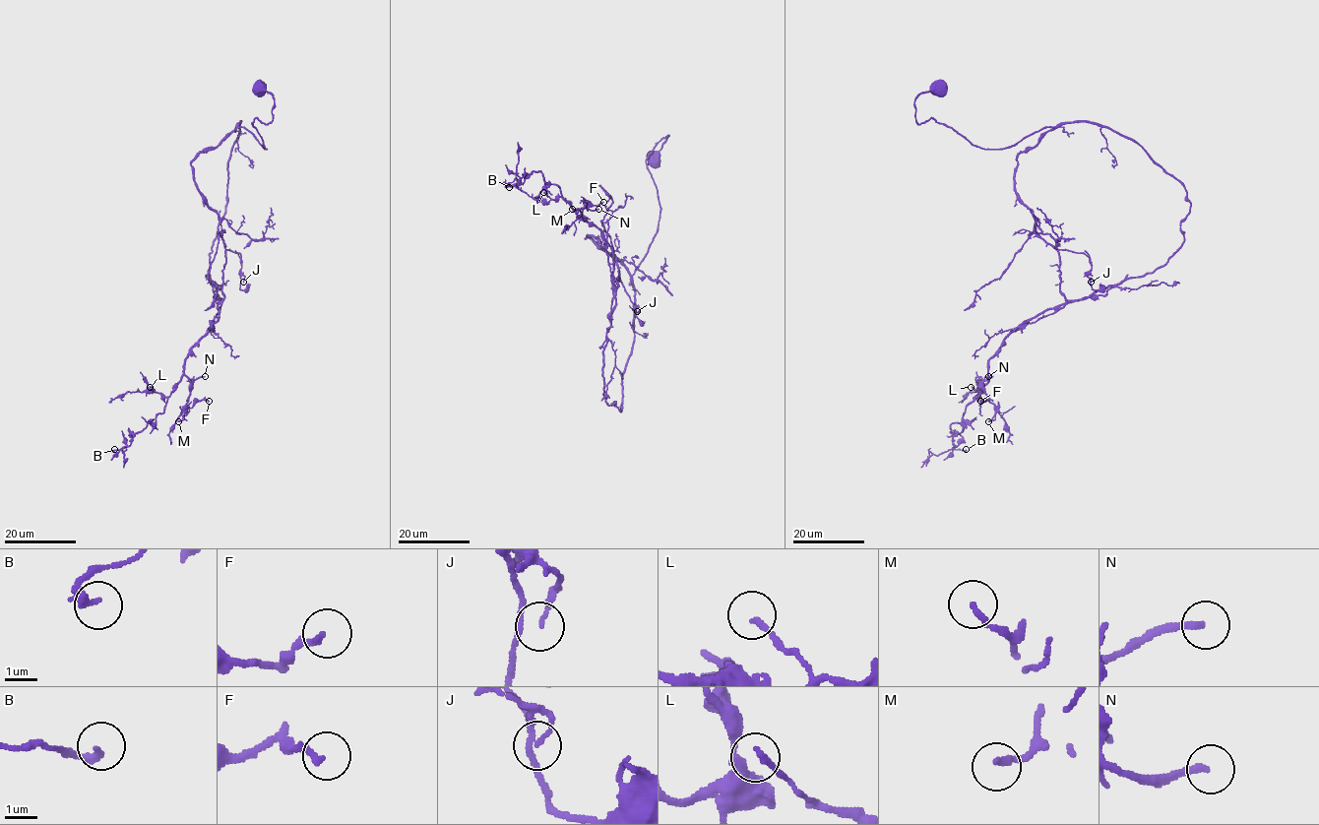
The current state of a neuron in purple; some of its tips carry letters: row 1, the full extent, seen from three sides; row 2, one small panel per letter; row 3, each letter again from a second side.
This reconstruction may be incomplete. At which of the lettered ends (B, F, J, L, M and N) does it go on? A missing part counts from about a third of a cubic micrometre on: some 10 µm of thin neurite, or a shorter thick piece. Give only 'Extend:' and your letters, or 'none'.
Extend: N

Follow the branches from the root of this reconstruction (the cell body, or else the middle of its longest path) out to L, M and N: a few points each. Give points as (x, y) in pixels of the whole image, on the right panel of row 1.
L: (937, 89), (915, 122), (983, 149), (1054, 127), (1018, 155), (1015, 192), (1066, 301), (971, 387)
M: (937, 89), (915, 122), (983, 149), (1054, 127), (1018, 155), (1015, 192), (1066, 301), (989, 360), (988, 421)
N: (937, 89), (915, 122), (983, 149), (1054, 127), (1018, 155), (1015, 192), (1066, 301), (1020, 324), (988, 376)

